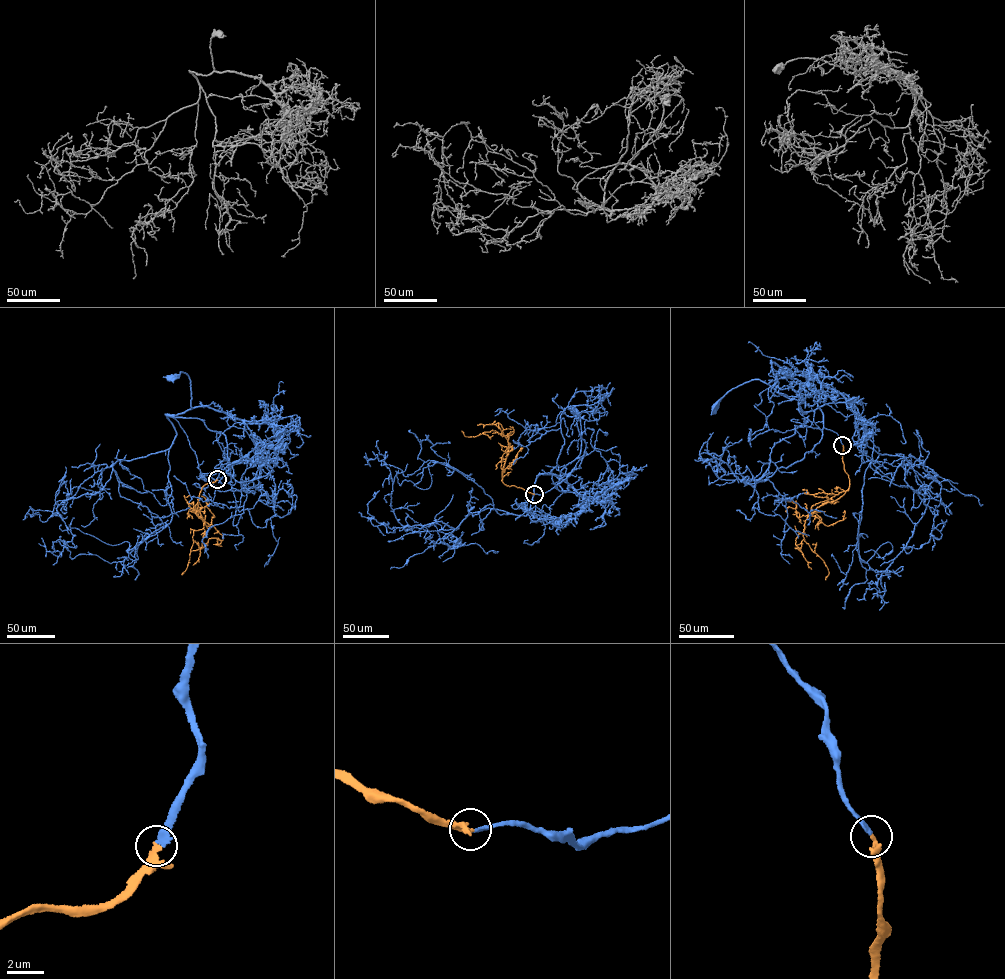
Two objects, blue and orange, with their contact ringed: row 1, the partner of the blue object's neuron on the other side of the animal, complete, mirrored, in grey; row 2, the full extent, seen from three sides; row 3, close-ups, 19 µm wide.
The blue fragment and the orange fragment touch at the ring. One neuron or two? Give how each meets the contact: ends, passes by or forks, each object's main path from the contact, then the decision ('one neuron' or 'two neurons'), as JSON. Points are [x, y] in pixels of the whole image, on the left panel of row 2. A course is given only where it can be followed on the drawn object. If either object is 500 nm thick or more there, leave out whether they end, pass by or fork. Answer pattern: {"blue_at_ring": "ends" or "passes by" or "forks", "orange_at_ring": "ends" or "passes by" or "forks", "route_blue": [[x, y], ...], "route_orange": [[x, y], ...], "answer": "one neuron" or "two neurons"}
{"blue_at_ring": "ends", "orange_at_ring": "ends", "route_blue": [[217, 479], [227, 461], [222, 433], [230, 415], [212, 402], [191, 407], [189, 377], [181, 371], [173, 376]], "route_orange": [[217, 479], [202, 487], [197, 512], [205, 522], [202, 529], [193, 531], [189, 560], [181, 574]], "answer": "one neuron"}

